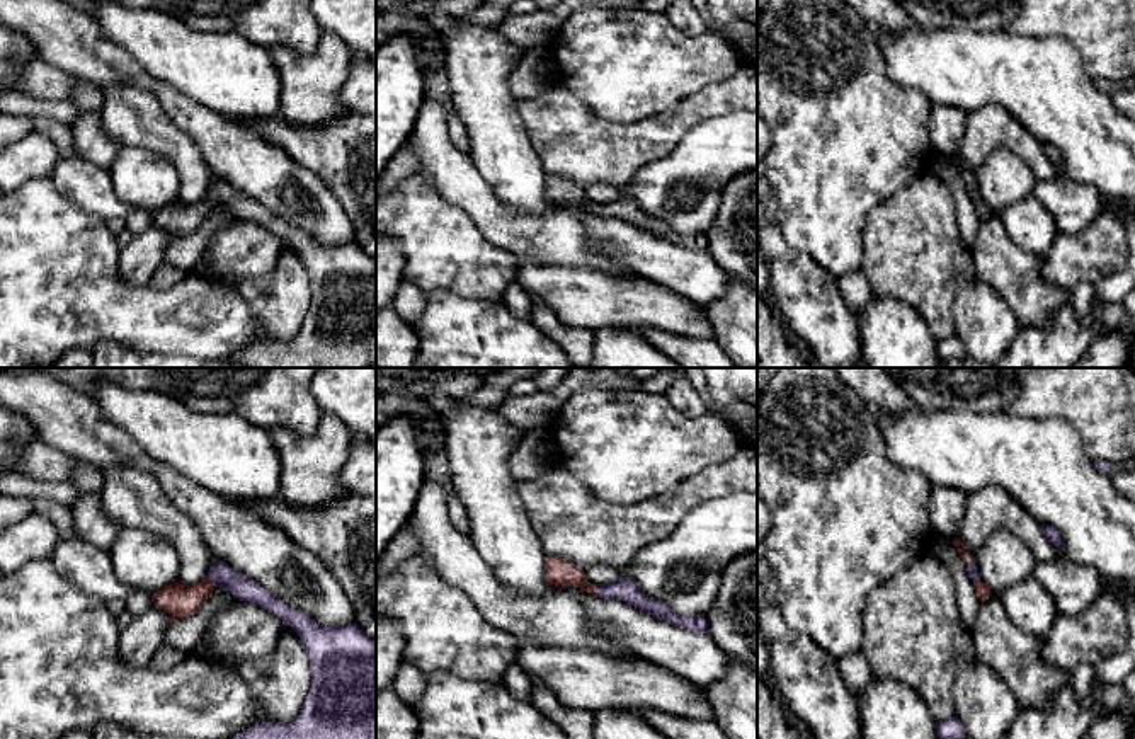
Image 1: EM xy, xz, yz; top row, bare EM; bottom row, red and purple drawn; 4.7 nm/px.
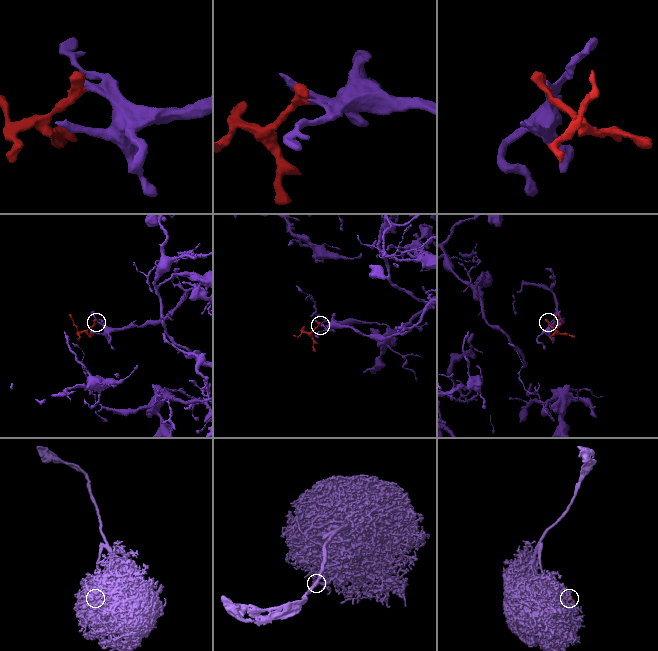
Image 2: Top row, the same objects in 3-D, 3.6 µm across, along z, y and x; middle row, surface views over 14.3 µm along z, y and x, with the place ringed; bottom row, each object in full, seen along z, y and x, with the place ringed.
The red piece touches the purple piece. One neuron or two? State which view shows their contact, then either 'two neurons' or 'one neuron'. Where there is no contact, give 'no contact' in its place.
meets red in xy; one neuron

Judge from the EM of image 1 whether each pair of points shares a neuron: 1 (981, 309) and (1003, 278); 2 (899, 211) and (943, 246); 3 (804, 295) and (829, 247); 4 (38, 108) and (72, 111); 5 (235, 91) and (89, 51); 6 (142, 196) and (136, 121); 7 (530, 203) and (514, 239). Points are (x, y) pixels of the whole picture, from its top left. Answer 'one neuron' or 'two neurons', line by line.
1: two neurons
2: one neuron
3: two neurons
4: one neuron
5: two neurons
6: two neurons
7: two neurons

